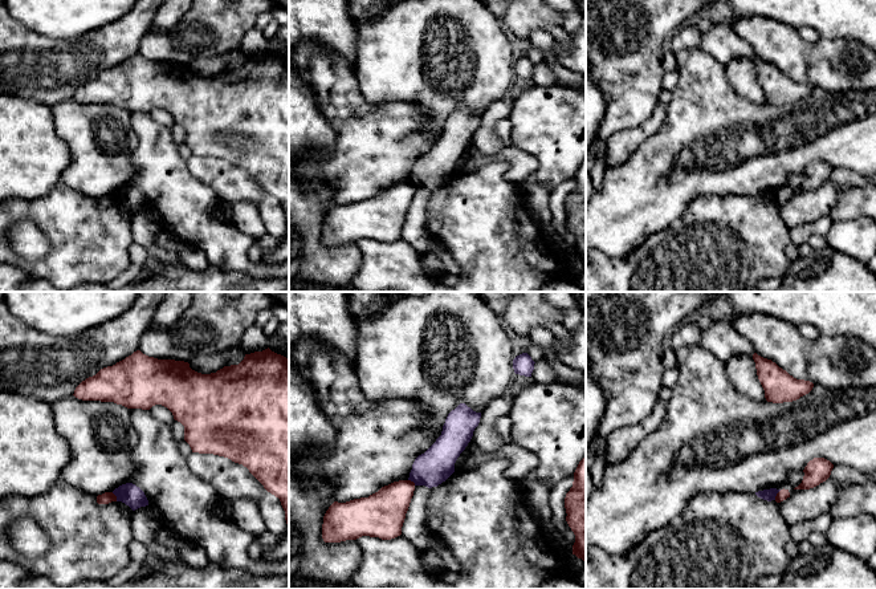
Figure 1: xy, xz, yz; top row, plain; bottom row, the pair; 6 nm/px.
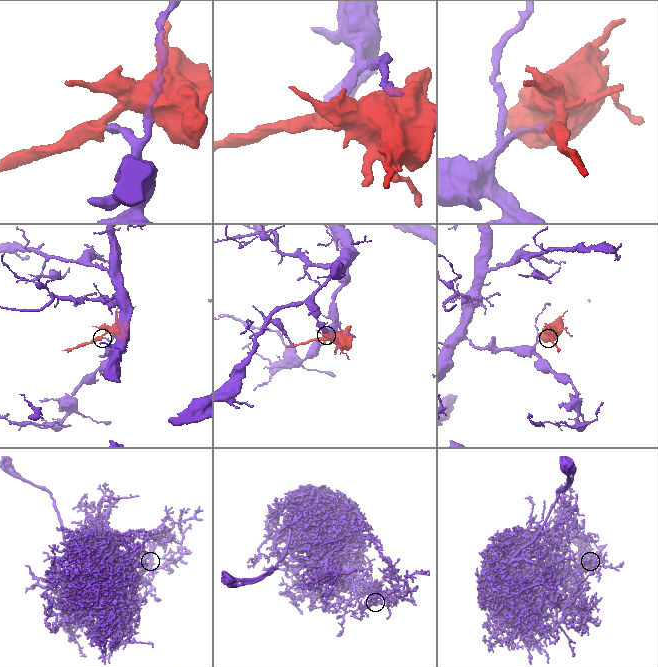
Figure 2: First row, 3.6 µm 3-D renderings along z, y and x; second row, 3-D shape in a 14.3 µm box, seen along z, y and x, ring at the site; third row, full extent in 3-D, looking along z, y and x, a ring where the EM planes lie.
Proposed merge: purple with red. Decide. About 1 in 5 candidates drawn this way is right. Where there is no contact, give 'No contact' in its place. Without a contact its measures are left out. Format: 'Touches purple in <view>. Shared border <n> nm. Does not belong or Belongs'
Touches purple in yz. Shared border 80 nm. Does not belong

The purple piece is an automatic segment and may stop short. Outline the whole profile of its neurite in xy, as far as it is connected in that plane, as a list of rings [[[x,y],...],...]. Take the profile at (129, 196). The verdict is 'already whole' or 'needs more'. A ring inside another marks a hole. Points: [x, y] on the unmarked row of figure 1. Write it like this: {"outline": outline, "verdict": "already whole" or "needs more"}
{"outline": [[[133,186],[119,188],[113,196],[117,199],[117,204],[125,206],[133,214],[148,208],[144,195]]], "verdict": "already whole"}

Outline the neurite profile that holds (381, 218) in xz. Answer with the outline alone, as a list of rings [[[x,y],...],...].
[[[399,183],[368,200],[334,204],[323,219],[323,244],[341,245],[362,239],[391,243],[400,239],[413,194],[413,184]]]

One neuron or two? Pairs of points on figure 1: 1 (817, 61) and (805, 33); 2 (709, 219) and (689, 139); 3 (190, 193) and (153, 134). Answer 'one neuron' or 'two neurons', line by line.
1: two neurons
2: two neurons
3: one neuron

